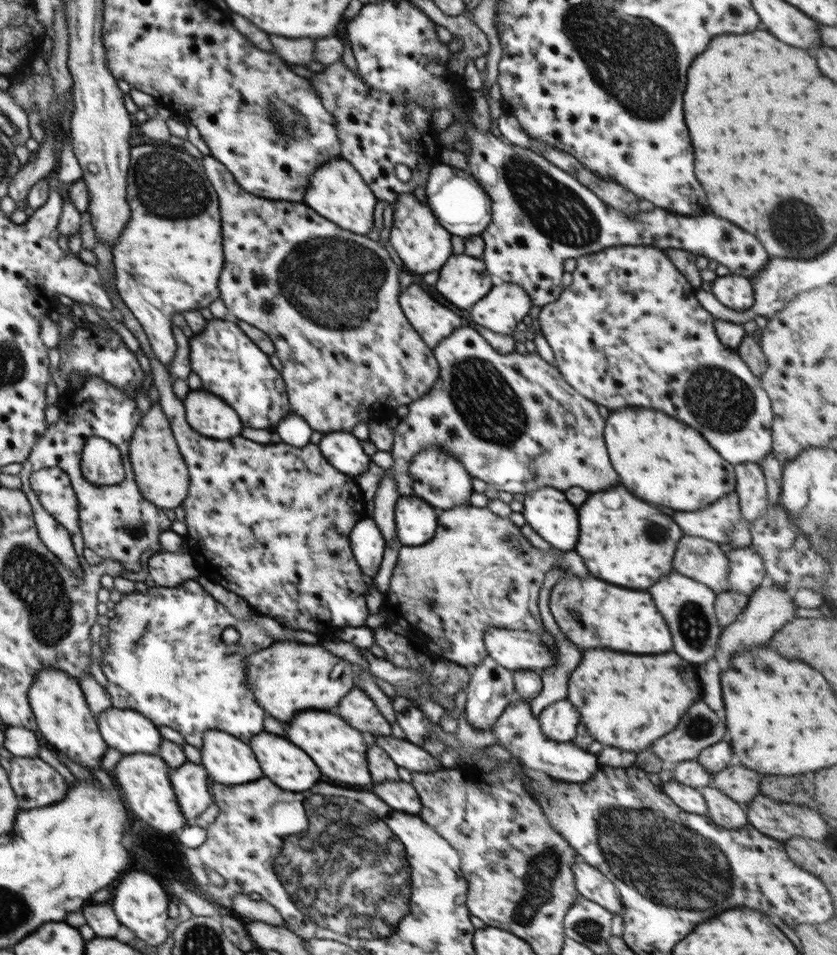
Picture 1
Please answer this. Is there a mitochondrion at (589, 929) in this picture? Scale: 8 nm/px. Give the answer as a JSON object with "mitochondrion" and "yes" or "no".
{"mitochondrion":"yes"}

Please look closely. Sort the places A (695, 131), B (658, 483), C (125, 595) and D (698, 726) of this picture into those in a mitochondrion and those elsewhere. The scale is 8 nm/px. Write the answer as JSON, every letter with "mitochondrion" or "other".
{"A":"other","B":"other","C":"other","D":"mitochondrion"}

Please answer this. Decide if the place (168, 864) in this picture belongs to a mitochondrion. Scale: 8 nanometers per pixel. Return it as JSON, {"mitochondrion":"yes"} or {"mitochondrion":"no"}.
{"mitochondrion":"no"}

